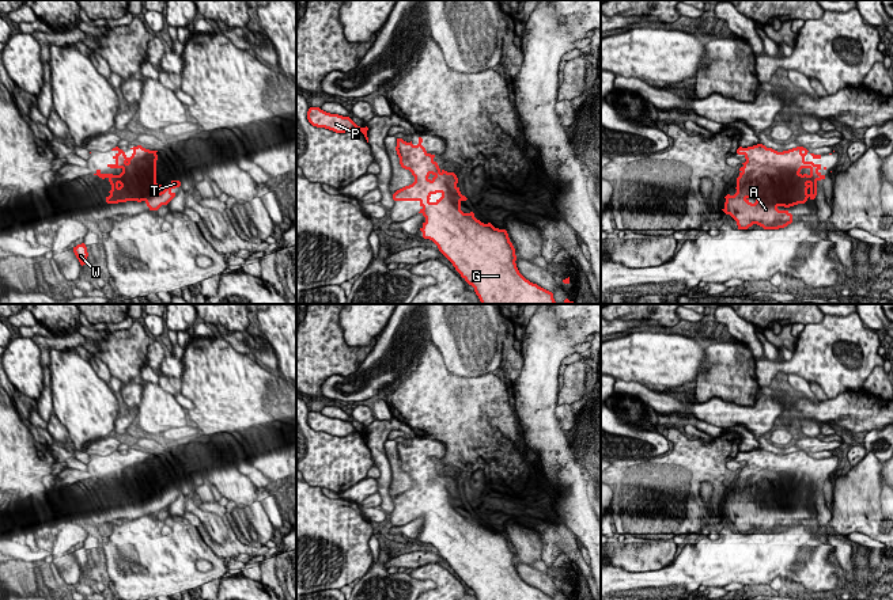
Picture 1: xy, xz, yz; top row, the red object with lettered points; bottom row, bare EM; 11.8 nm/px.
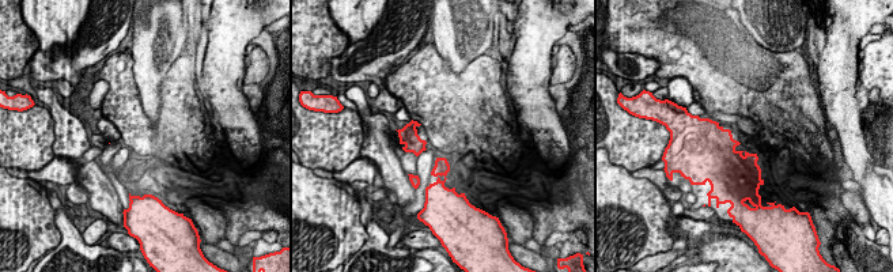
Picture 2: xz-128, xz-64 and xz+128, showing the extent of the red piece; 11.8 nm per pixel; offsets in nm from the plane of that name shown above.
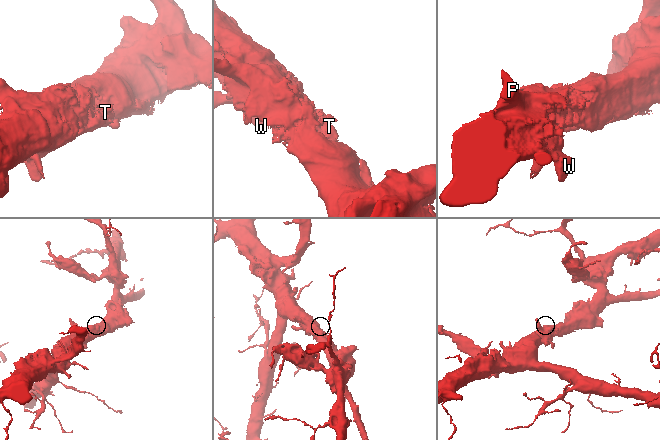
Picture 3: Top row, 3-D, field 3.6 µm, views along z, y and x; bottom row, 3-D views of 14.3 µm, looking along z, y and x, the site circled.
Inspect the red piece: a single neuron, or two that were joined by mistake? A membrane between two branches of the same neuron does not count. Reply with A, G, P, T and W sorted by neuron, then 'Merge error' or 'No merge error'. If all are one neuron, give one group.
Groups: A G P T W. No merge error

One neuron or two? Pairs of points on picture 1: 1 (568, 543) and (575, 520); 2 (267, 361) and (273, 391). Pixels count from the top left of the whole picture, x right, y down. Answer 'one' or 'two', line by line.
1: two
2: two

